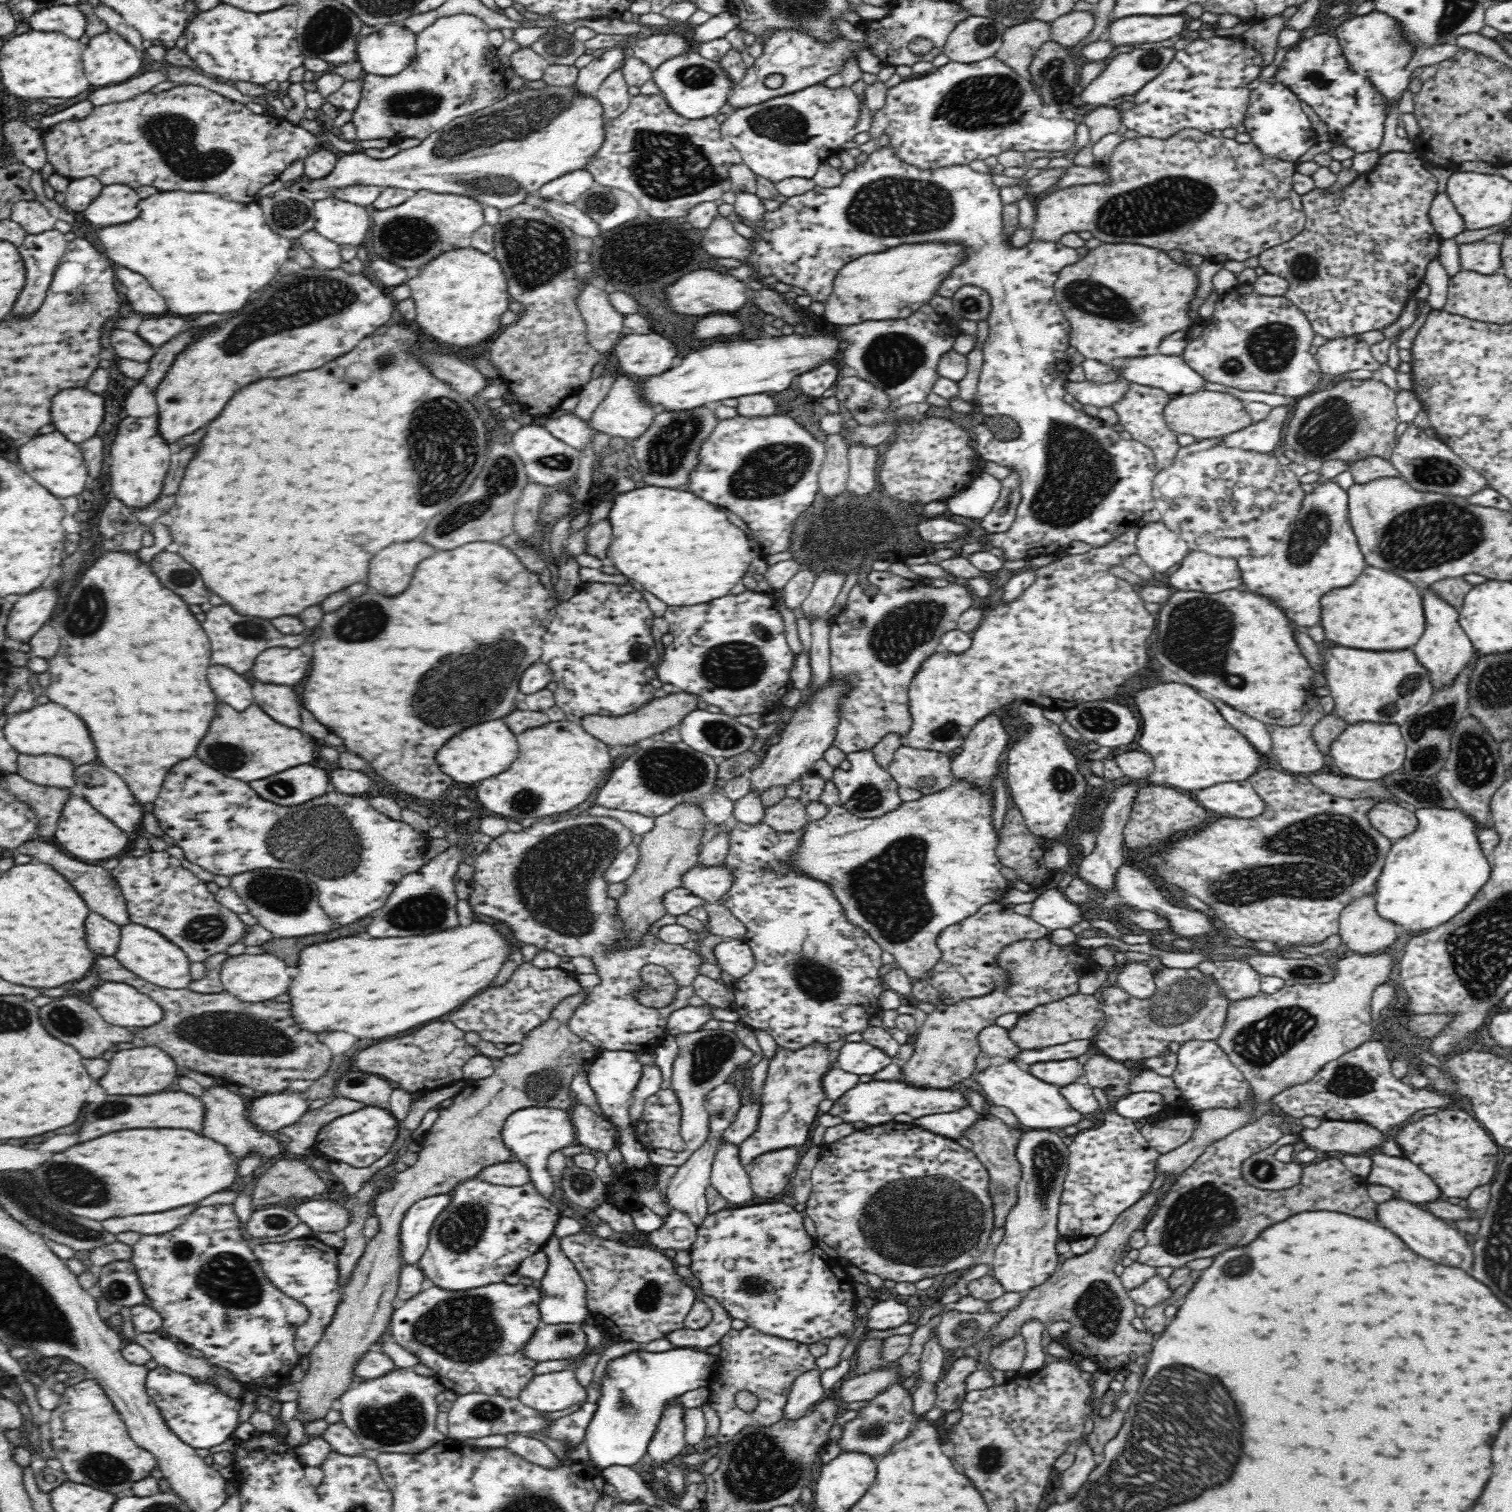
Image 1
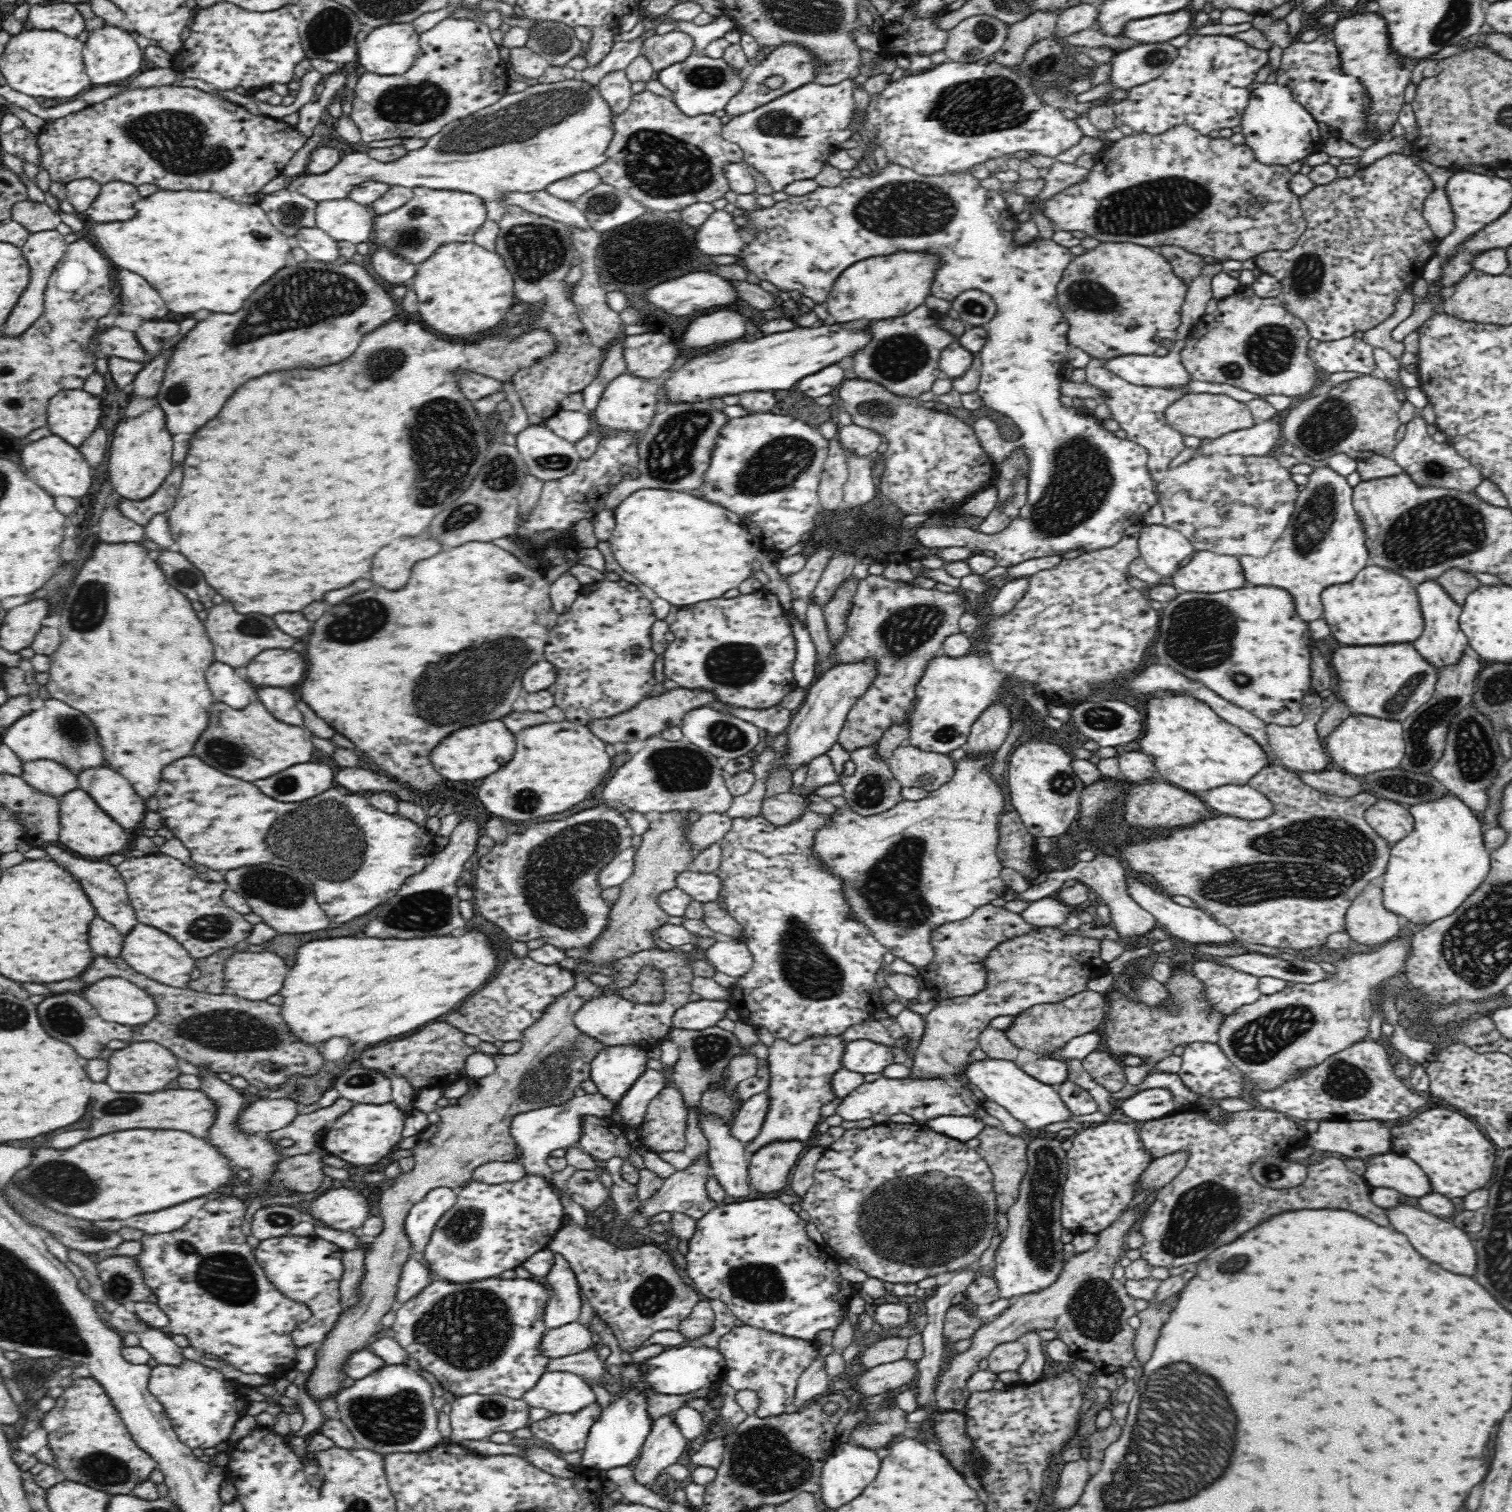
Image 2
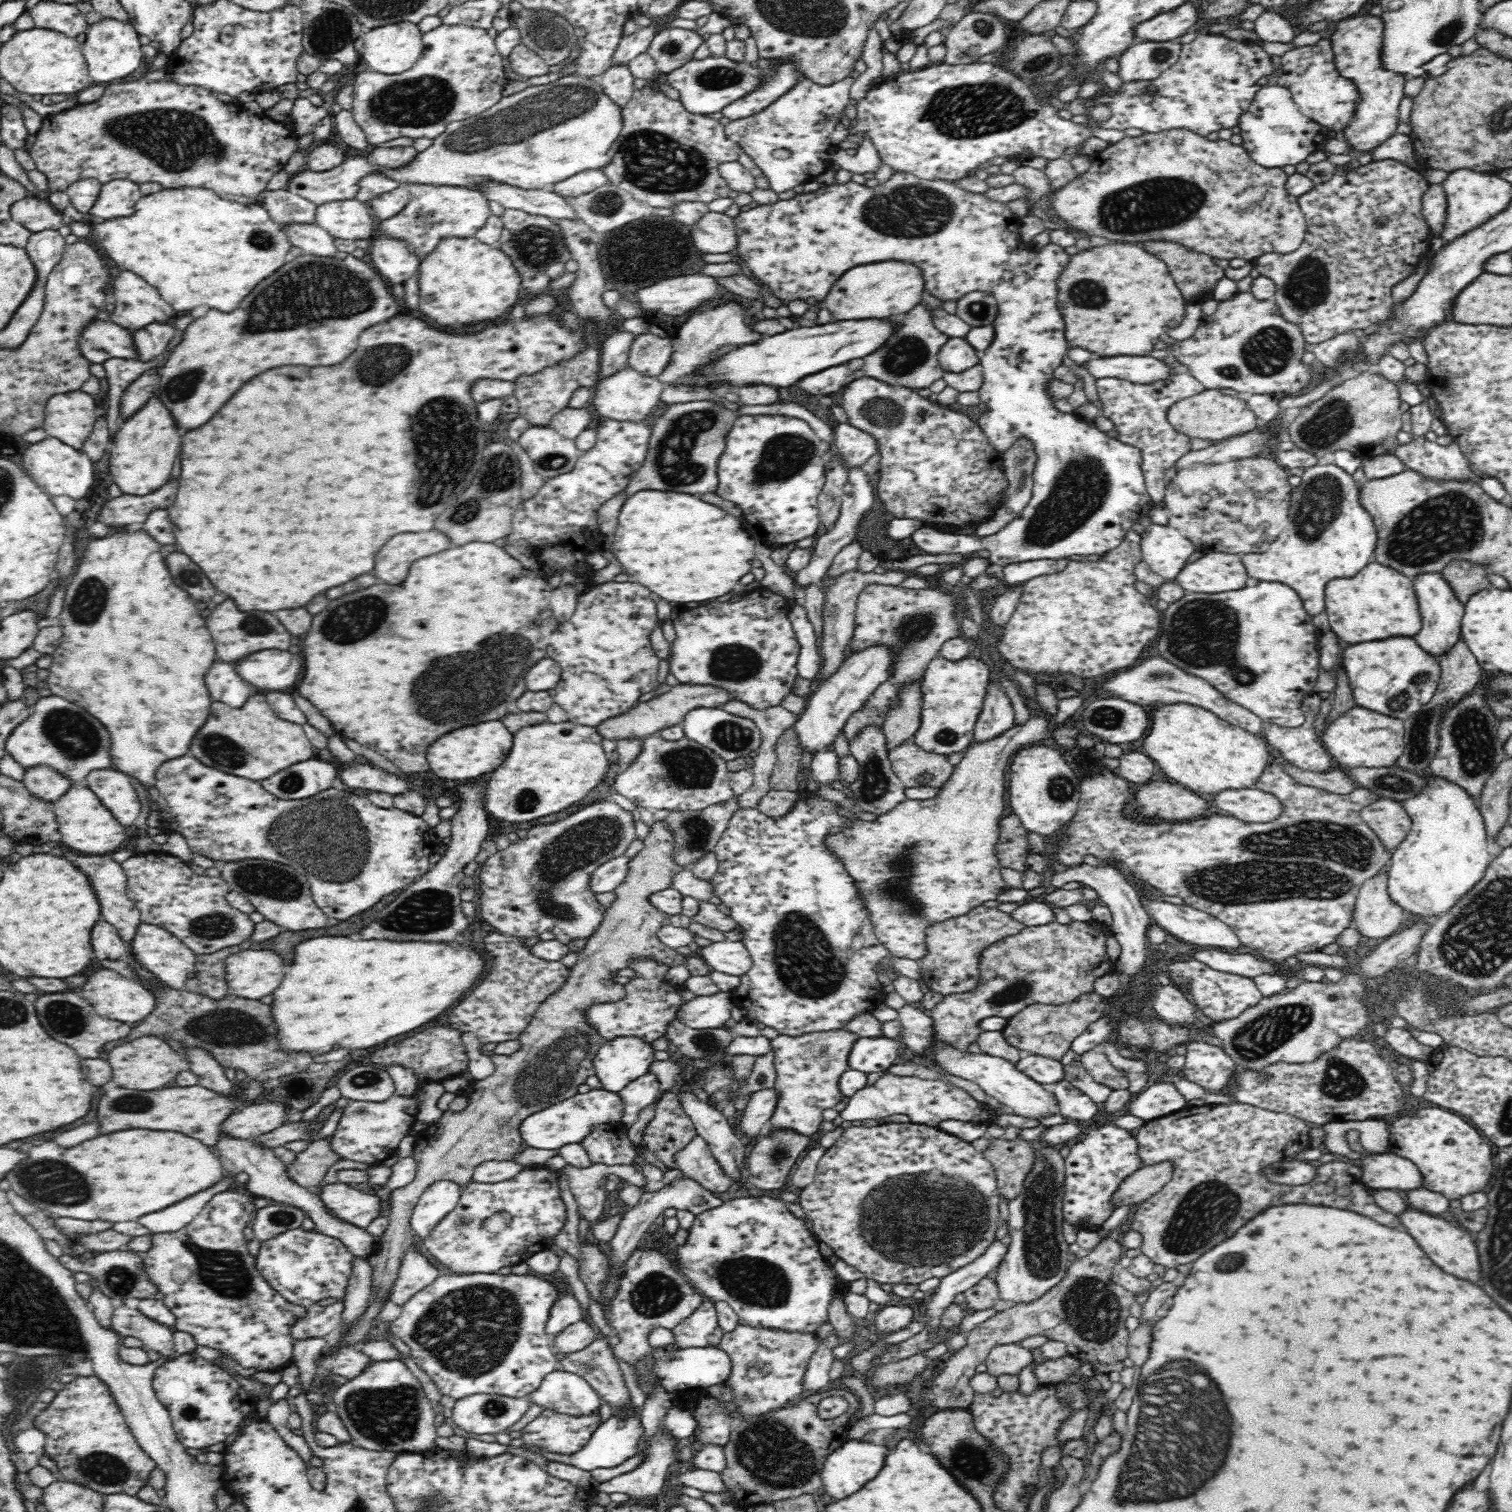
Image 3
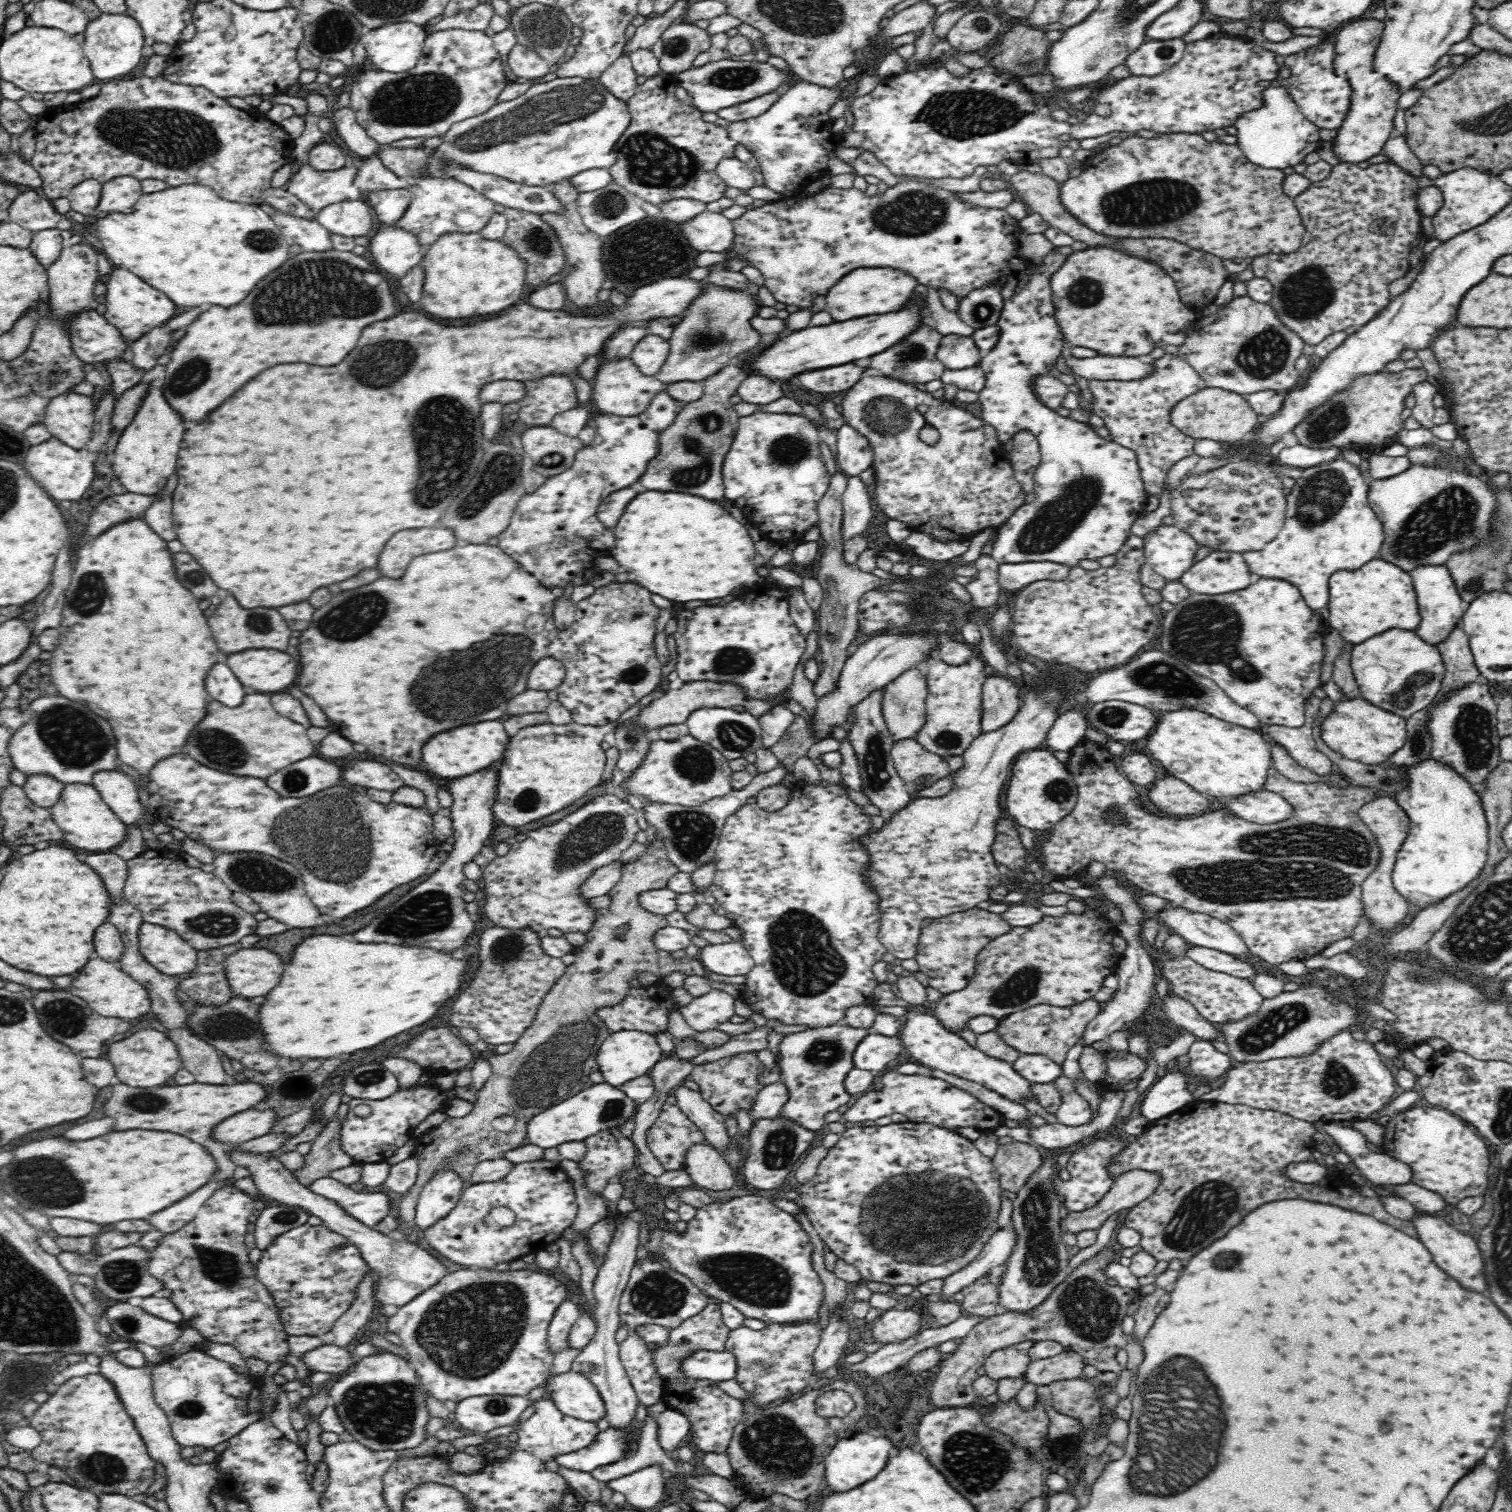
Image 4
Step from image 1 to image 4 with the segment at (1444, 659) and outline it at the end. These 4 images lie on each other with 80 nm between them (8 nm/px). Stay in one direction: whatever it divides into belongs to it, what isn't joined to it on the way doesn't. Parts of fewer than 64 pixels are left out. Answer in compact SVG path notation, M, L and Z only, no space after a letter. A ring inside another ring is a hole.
M1446 564L1414 567L1409 573L1413 578L1413 588L1418 598L1417 603L1421 614L1421 622L1415 629L1416 634L1428 644L1438 645L1438 642L1448 638L1456 622L1463 617L1462 609L1460 609L1460 594Z

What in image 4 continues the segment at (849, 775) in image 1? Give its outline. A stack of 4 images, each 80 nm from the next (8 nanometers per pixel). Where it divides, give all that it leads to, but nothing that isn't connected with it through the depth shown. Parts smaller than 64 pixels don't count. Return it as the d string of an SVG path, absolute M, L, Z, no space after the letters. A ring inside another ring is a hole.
M876 688L860 700L856 706L852 706L848 726L849 739L856 751L858 768L862 777L860 794L866 794L872 805L877 806L882 818L890 818L894 813L904 810L913 801L913 793L895 769L891 750L895 740L888 730L882 714L882 699L885 694L884 688Z

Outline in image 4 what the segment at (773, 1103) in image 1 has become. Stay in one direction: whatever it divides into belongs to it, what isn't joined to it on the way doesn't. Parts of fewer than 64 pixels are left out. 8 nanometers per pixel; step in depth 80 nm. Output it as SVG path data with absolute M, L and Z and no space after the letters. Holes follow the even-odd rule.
M841 1023L788 1034L780 1044L777 1060L782 1069L782 1083L790 1091L781 1115L799 1122L808 1130L818 1131L827 1123L826 1114L846 1109L852 1103L852 1096L846 1091L844 1082L848 1072L855 1068L853 1055L858 1044L871 1033L868 1028Z

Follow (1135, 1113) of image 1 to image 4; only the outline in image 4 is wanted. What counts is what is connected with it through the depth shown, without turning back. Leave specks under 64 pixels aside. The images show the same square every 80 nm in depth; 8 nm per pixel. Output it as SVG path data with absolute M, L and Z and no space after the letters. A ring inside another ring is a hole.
M1180 1070L1166 1074L1138 1102L1141 1115L1153 1122L1188 1106L1194 1100L1188 1086L1188 1078Z

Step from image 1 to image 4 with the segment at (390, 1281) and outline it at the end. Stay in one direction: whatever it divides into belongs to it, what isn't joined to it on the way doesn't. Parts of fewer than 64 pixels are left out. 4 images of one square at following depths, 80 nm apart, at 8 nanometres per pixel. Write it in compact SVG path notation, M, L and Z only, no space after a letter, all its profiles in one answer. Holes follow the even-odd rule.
M660 838L635 862L624 864L620 880L606 895L610 904L600 910L588 930L586 942L573 948L575 961L568 965L550 992L540 1003L531 1026L525 1030L508 1054L492 1056L492 1077L480 1094L472 1112L463 1118L448 1117L440 1126L413 1137L419 1173L414 1186L402 1195L398 1228L390 1234L410 1239L415 1223L415 1210L424 1188L438 1168L451 1168L464 1180L470 1180L474 1166L487 1159L505 1158L509 1151L526 1143L528 1121L537 1114L564 1099L572 1098L586 1088L590 1074L599 1070L596 1056L610 1030L602 1024L598 1010L616 1006L630 989L630 980L638 979L641 972L650 972L658 978L674 972L687 976L707 976L708 972L698 958L674 959L669 952L658 950L652 943L652 934L668 926L666 918L644 911L638 905L638 894L644 890L667 886L668 879L678 873L678 867L669 861ZM500 1118L516 1118L512 1132L496 1130Z

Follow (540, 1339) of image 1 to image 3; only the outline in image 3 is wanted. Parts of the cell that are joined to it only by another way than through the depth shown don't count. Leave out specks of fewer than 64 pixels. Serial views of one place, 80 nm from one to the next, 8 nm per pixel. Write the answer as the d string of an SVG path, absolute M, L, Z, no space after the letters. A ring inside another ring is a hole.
M587 1317L567 1326L560 1334L557 1334L554 1338L553 1349L555 1352L566 1352L566 1354L581 1351L594 1340L597 1333L597 1328Z

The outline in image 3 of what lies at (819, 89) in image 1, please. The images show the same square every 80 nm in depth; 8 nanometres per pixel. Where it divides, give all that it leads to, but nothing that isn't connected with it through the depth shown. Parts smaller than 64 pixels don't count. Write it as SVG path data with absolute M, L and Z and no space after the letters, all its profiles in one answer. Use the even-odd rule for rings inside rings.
M802 78L796 86L756 116L740 118L725 126L727 137L737 142L763 170L774 192L786 192L806 182L816 181L833 164L831 156L839 144L832 142L840 124L854 78L821 86Z

